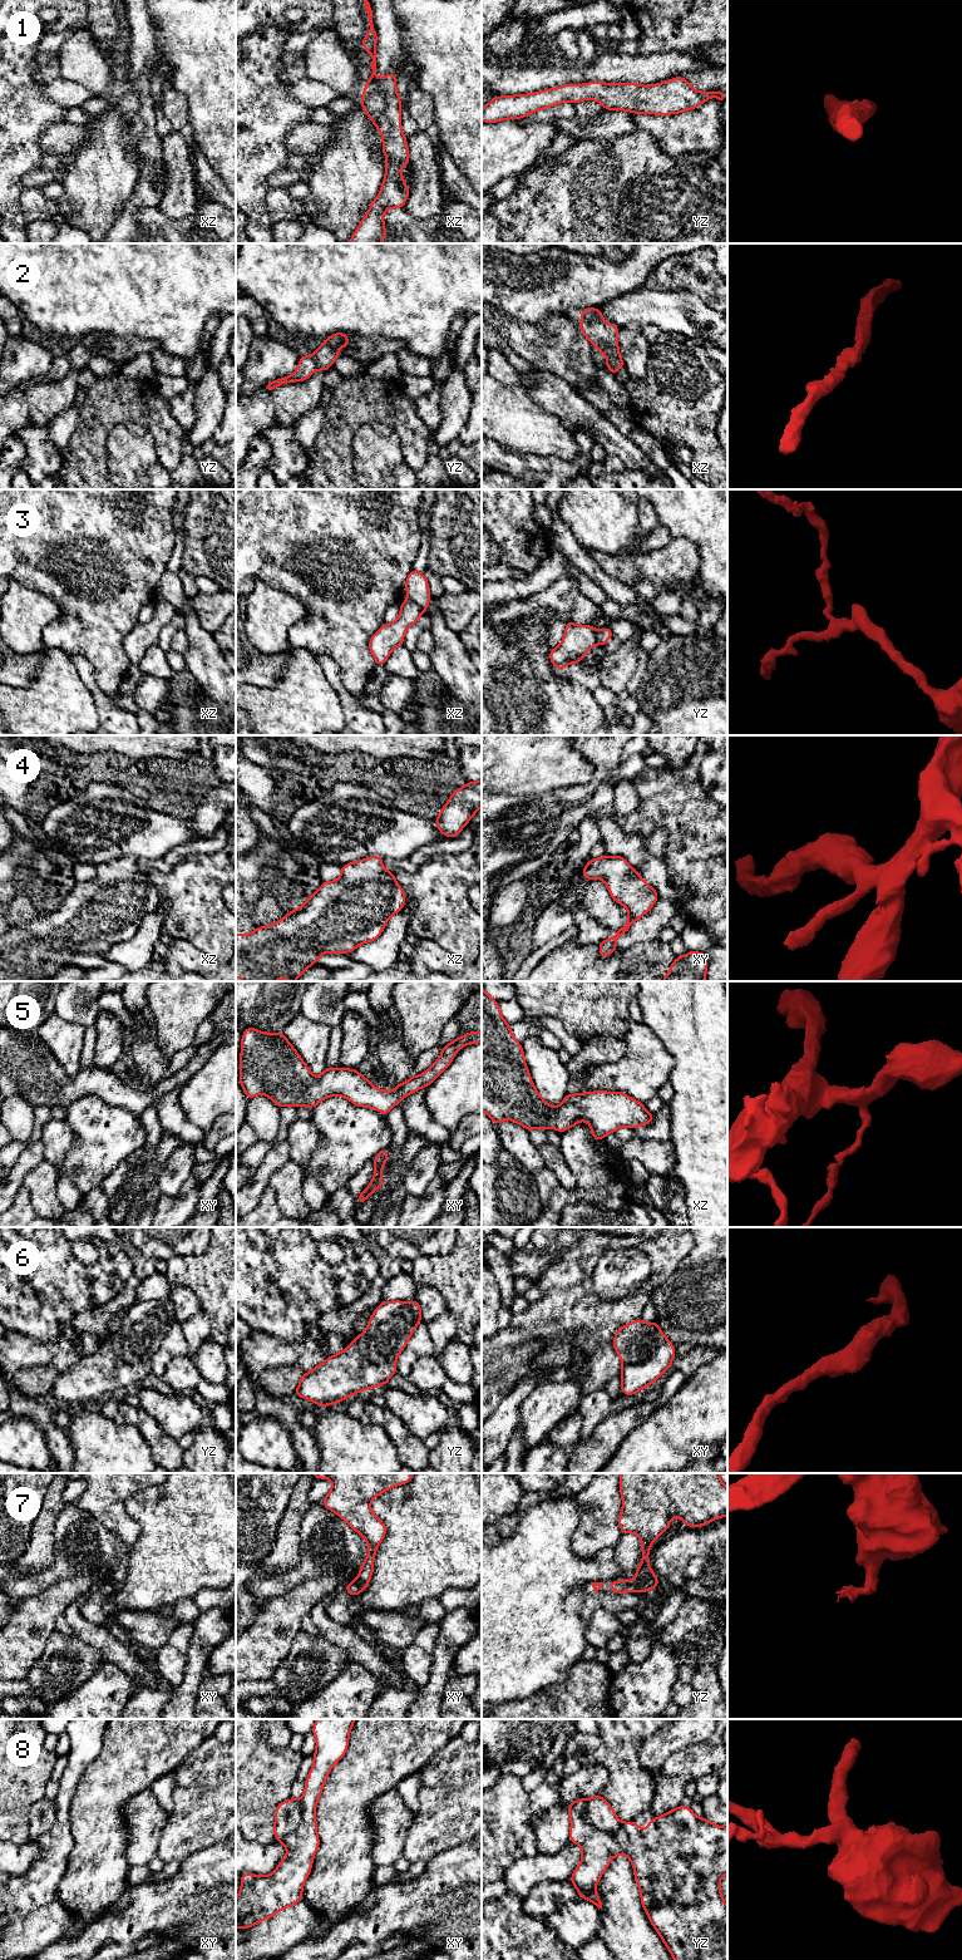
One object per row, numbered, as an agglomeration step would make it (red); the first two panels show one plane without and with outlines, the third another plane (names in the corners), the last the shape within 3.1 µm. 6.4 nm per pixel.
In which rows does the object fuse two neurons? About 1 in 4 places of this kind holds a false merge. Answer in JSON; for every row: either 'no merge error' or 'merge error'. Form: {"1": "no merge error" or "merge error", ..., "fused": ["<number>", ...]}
{"1": "no merge error", "2": "no merge error", "3": "merge error", "4": "no merge error", "5": "no merge error", "6": "no merge error", "7": "merge error", "8": "merge error", "fused": ["3", "7", "8"]}

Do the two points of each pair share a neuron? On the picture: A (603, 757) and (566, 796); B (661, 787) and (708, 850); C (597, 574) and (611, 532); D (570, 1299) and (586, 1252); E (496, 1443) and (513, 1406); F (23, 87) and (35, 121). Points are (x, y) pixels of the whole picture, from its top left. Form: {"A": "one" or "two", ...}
{"A": "one", "B": "one", "C": "two", "D": "one", "E": "one", "F": "one"}

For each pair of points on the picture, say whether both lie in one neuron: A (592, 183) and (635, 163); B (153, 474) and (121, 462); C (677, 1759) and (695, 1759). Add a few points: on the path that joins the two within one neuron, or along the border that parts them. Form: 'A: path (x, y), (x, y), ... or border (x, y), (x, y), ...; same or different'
A: path (602, 183), (615, 183), (625, 173); same
B: path (146, 468), (137, 468), (128, 462); same
C: path (681, 1759), (691, 1759); same

